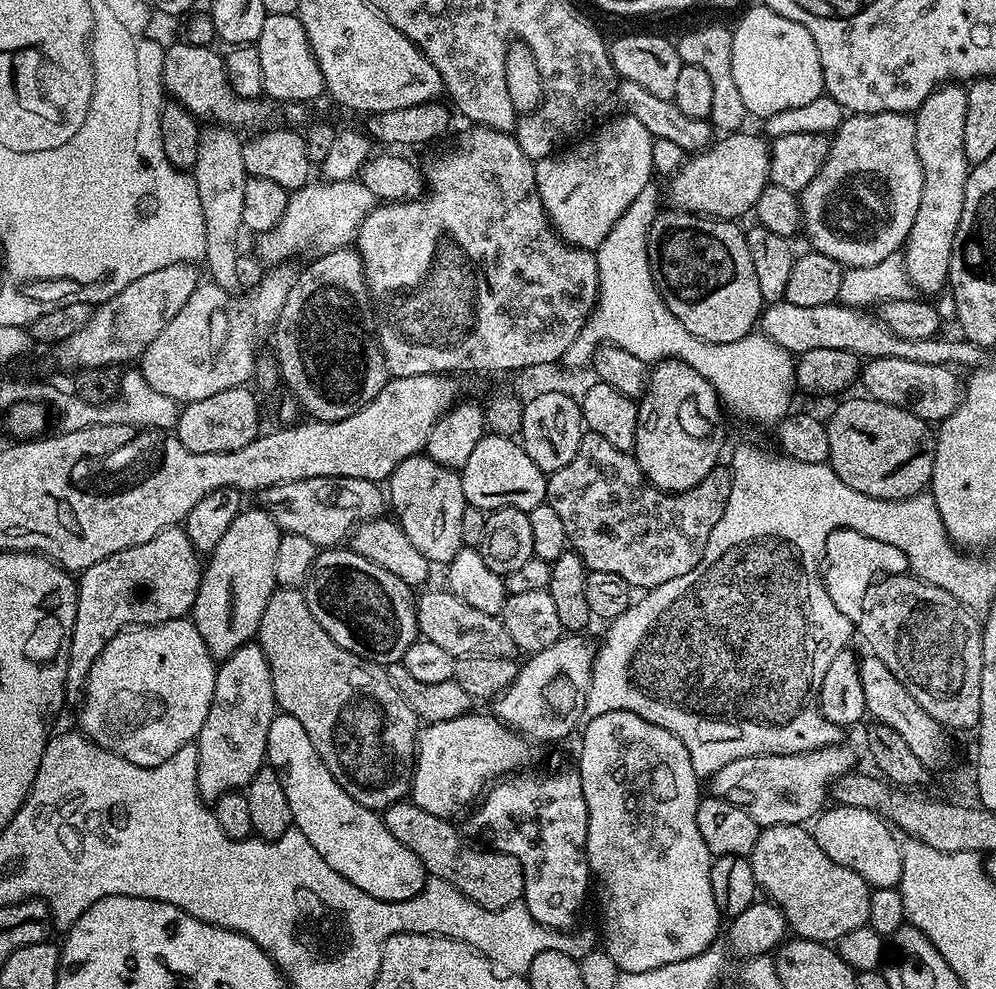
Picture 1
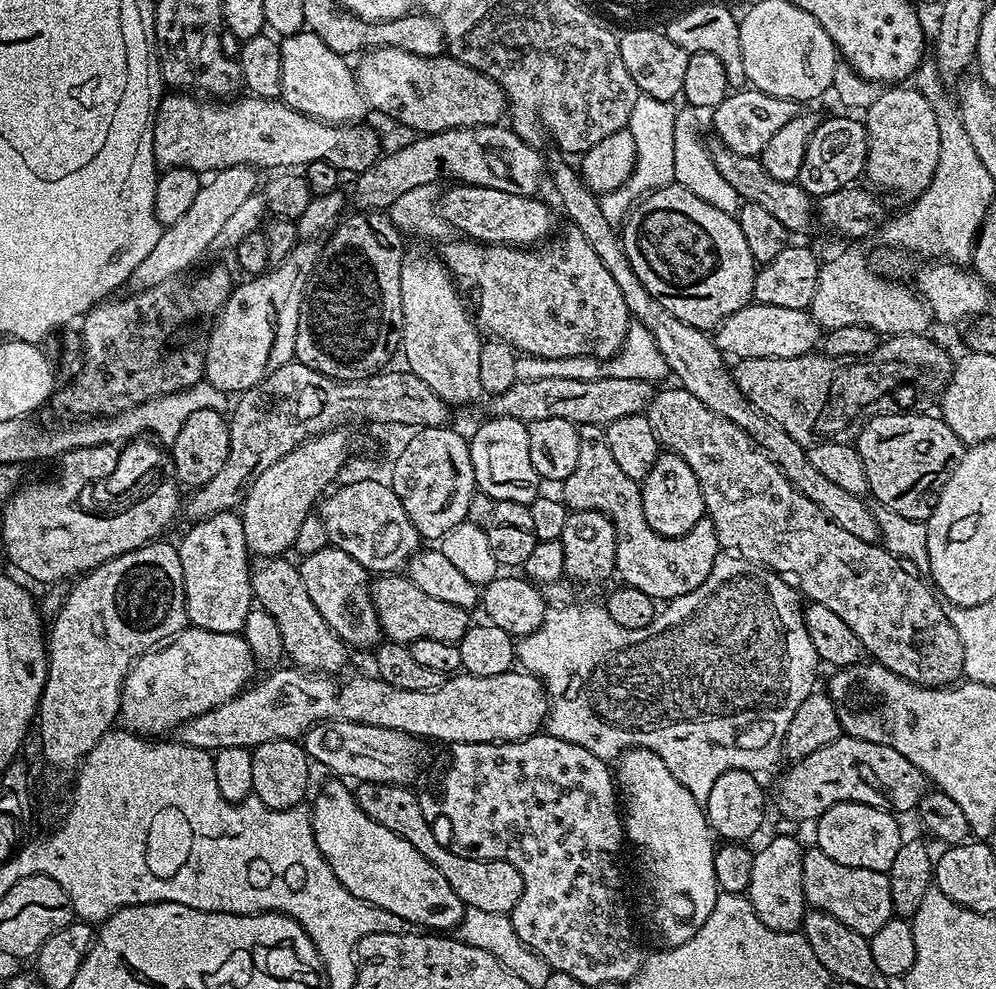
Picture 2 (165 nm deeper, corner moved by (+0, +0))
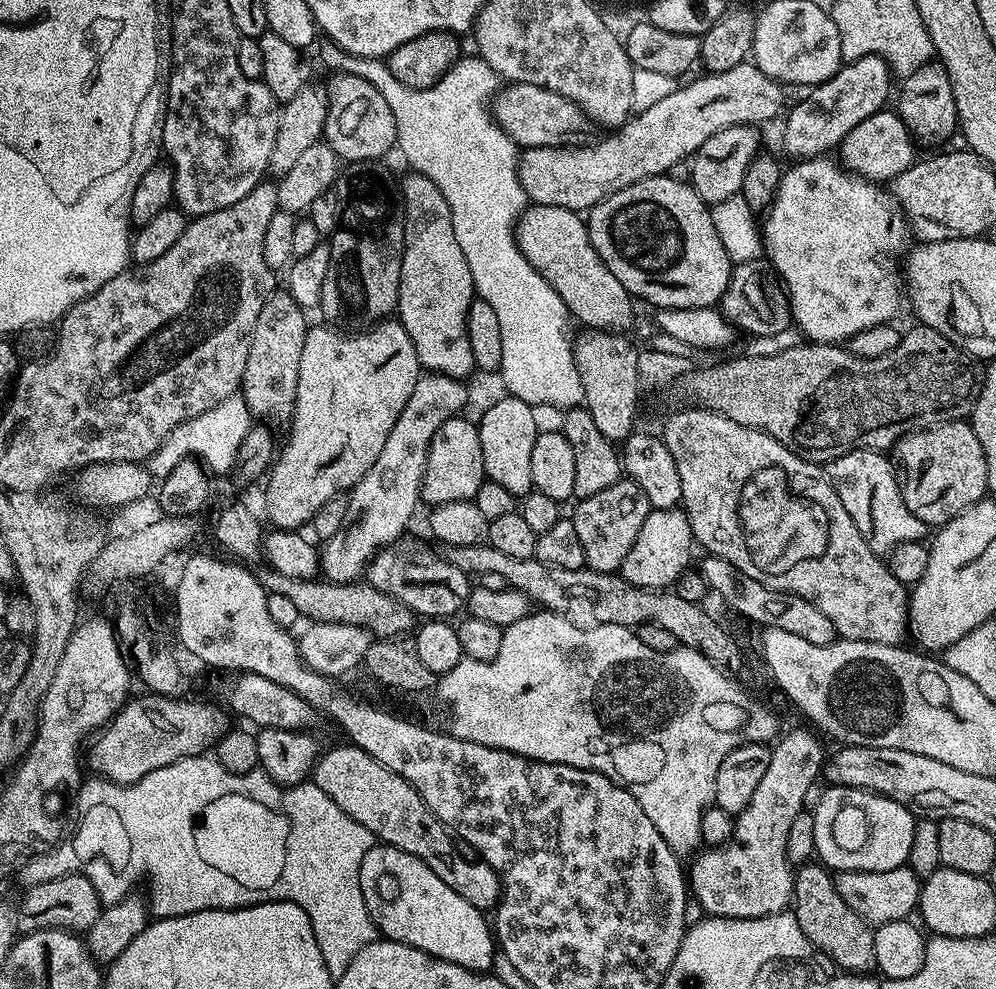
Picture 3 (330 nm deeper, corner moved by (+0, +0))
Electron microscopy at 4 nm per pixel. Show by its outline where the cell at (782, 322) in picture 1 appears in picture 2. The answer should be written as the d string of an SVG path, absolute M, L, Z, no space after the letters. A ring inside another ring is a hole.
M755 302L724 319L714 332L716 347L721 352L735 359L747 360L801 357L802 354L813 351L821 338L822 329L809 311L787 309L784 306L766 306Z

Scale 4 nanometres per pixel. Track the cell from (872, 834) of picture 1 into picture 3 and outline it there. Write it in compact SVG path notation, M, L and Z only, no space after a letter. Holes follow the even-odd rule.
M839 786L825 789L812 812L819 863L836 872L881 872L907 865L917 821L912 811L877 792Z

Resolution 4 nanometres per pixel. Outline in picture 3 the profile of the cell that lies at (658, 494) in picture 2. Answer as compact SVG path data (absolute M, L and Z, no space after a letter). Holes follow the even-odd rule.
M683 507L654 508L649 512L646 522L642 522L642 530L638 530L638 538L634 538L630 554L626 554L620 563L619 575L639 588L671 589L689 571L692 548L694 549L692 527Z

